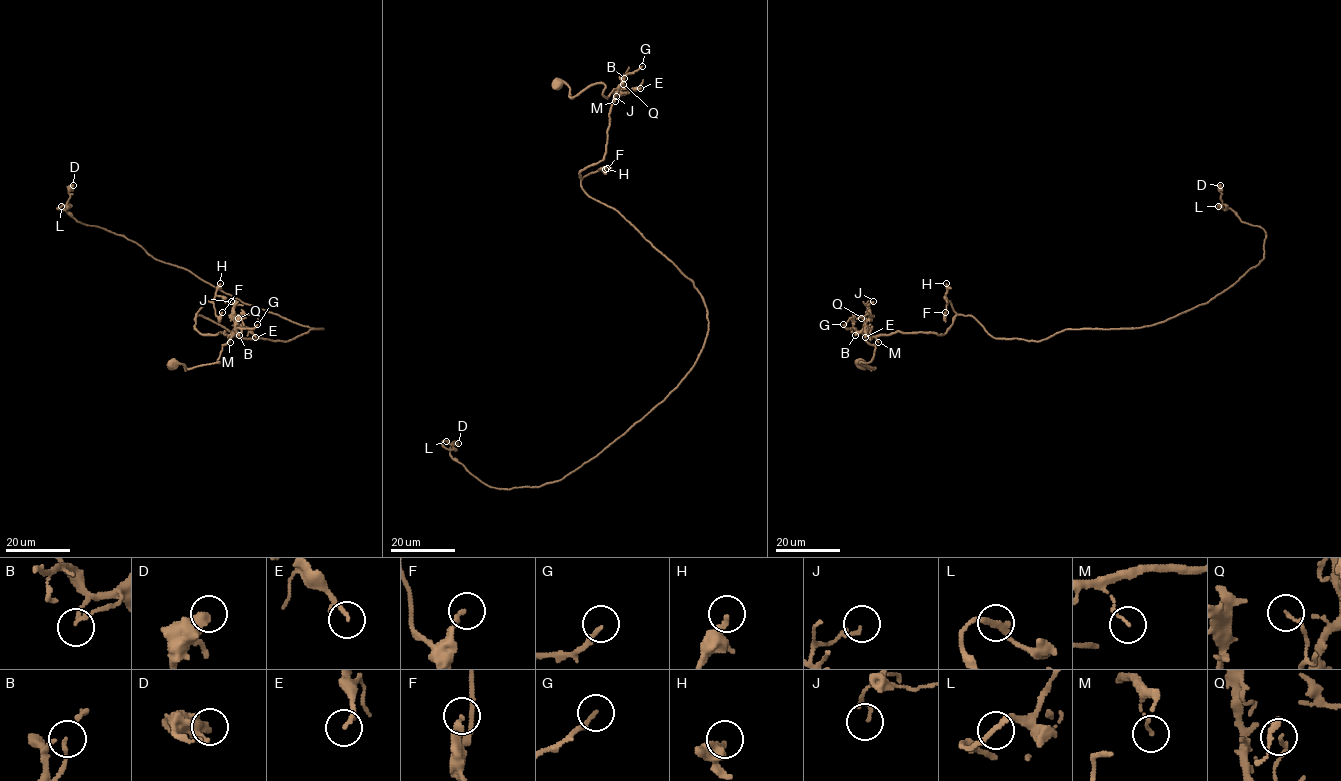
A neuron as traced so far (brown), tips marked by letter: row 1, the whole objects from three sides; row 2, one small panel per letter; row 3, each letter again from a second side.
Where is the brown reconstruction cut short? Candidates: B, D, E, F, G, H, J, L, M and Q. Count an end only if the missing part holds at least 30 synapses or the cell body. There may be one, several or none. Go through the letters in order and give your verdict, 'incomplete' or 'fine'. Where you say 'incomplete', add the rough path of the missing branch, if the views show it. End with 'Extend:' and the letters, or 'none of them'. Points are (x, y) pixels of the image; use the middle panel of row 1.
B: fine
D: fine
E: fine
F: fine
G: fine
H: fine
J: fine
L: fine
M: fine
Q: fine
Extend: none of them

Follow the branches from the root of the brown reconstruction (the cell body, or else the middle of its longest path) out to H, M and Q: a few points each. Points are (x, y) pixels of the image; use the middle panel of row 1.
H: (557, 83), (564, 82), (571, 97), (598, 83), (606, 98), (617, 90), (604, 158), (579, 174), (605, 169)
M: (557, 83), (564, 82), (571, 97), (602, 83), (606, 98), (617, 90), (615, 101)
Q: (557, 83), (564, 82), (571, 97), (602, 83), (605, 86), (602, 94), (606, 98), (623, 84)

